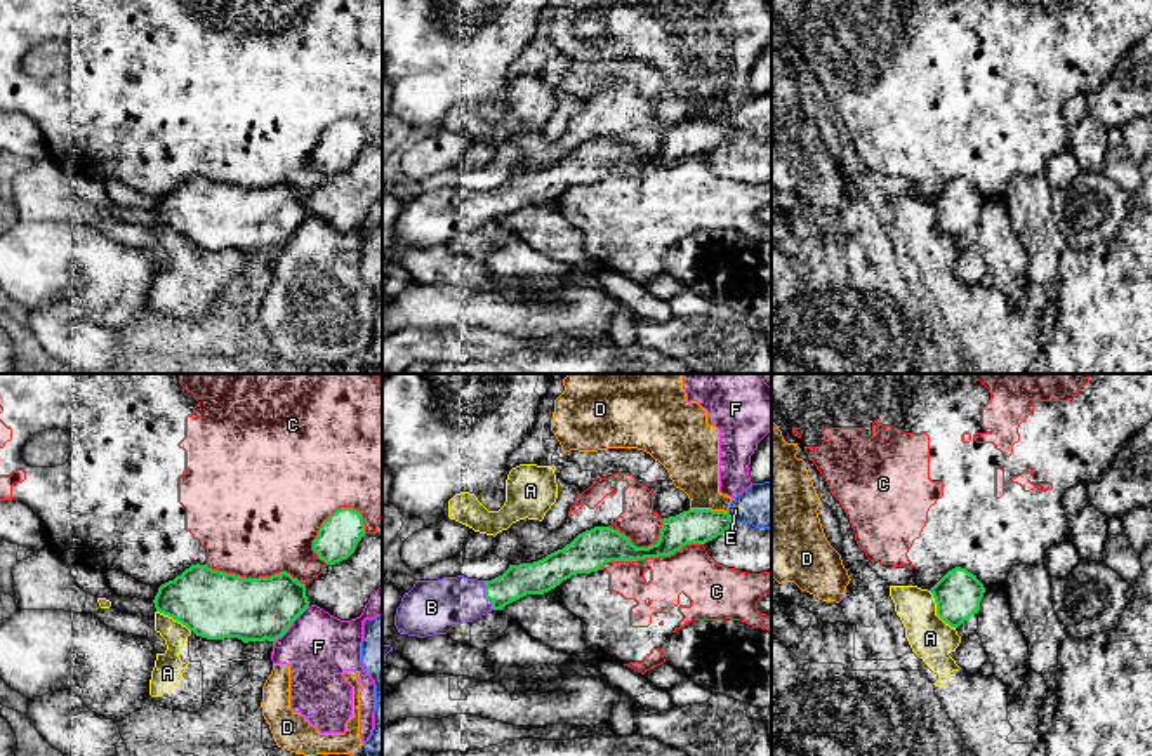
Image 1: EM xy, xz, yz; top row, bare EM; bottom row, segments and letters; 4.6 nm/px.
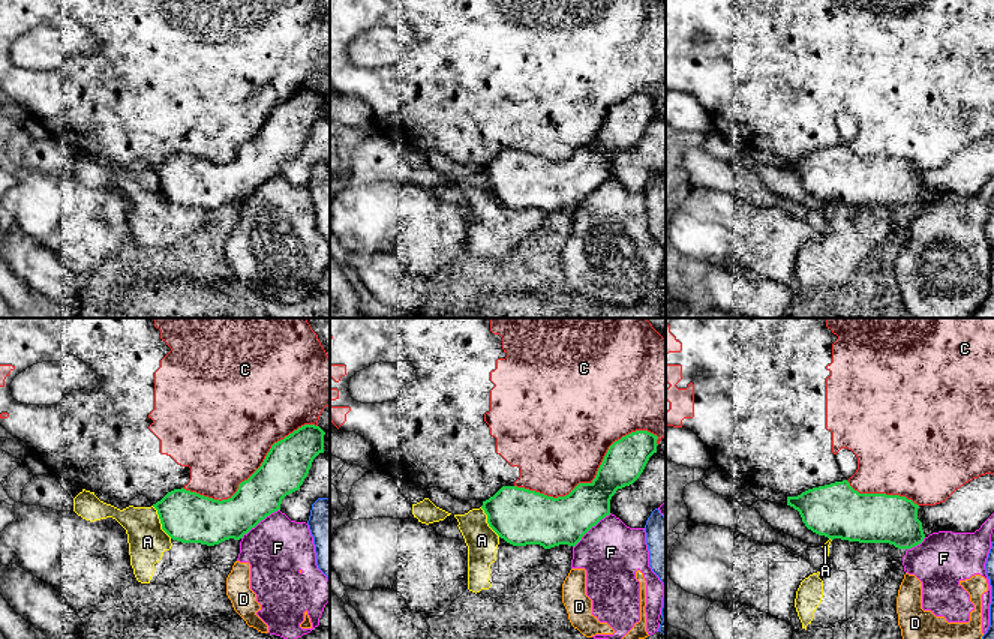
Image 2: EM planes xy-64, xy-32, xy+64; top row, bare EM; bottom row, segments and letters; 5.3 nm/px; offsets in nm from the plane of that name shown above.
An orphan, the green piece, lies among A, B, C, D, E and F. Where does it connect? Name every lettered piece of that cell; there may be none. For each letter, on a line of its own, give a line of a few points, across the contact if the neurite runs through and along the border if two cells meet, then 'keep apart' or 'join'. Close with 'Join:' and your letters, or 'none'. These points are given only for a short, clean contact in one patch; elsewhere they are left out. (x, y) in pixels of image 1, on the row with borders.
A: line yz (928, 591), (935, 602), (935, 612), (954, 628); keep apart
B: join
C: keep apart
D: line xz (690, 508), (711, 508), (727, 513); keep apart
E: keep apart
F: line xy (308, 605), (273, 642); keep apart
Join: B

